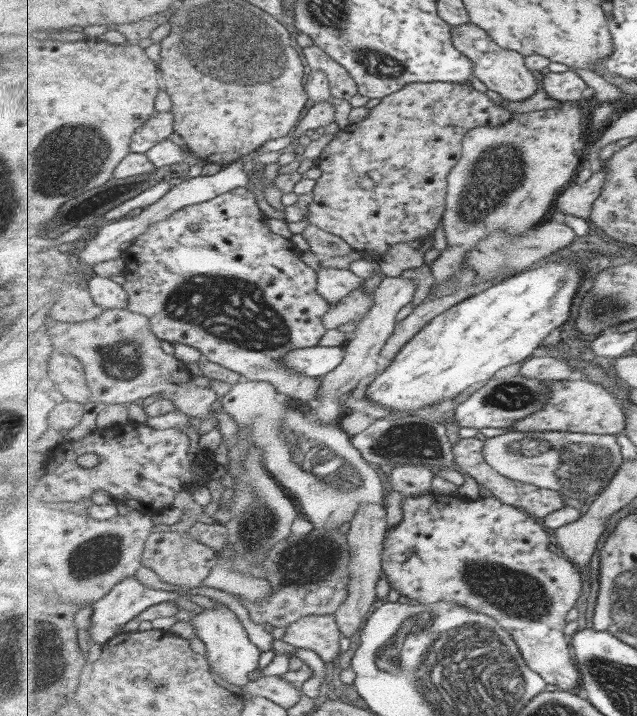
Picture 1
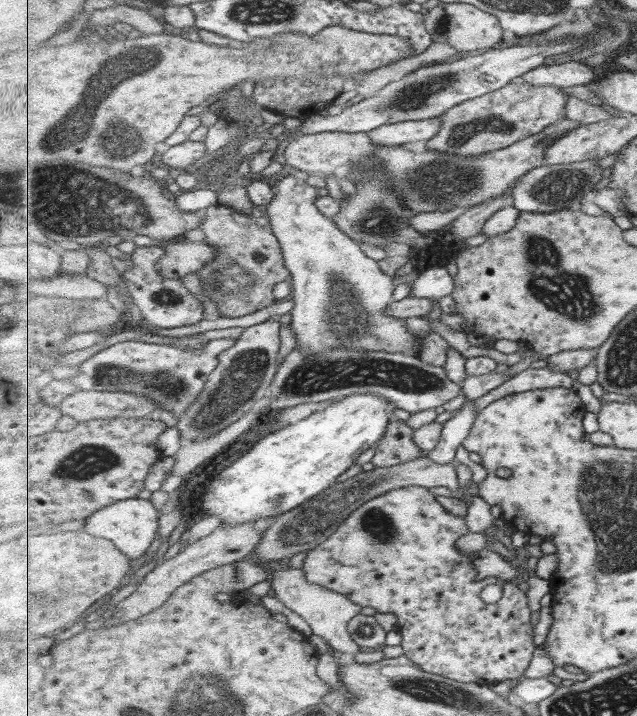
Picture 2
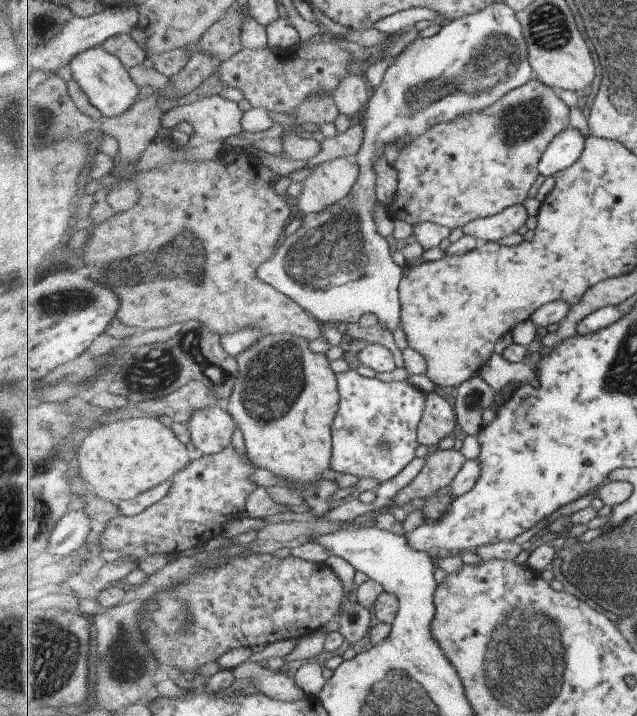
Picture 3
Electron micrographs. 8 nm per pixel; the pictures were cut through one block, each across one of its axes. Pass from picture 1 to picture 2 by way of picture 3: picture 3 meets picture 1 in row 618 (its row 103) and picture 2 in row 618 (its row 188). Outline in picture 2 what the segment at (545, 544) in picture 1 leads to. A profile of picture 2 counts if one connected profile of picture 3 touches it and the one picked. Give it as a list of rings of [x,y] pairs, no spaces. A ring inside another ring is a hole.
[[[406,486],[403,488],[396,488],[389,492],[376,496],[373,500],[366,502],[360,506],[351,516],[343,522],[343,524],[328,538],[323,544],[312,548],[306,553],[303,560],[302,570],[306,579],[319,586],[330,588],[339,594],[347,596],[351,601],[361,606],[375,607],[378,612],[387,612],[387,614],[394,614],[397,617],[397,629],[401,635],[401,648],[405,650],[405,656],[409,660],[413,660],[415,664],[421,666],[427,672],[452,678],[459,682],[472,682],[479,684],[490,684],[496,681],[515,682],[524,676],[524,672],[529,668],[532,658],[536,653],[535,634],[533,634],[533,611],[529,609],[527,604],[526,593],[523,589],[518,589],[515,582],[510,583],[504,579],[496,576],[488,576],[486,579],[479,579],[479,573],[476,569],[476,558],[473,553],[467,553],[457,550],[457,540],[461,536],[465,536],[469,530],[467,529],[466,517],[455,517],[441,506],[441,502],[437,502],[435,493],[424,486]],[[497,584],[503,588],[502,597],[495,604],[487,604],[481,600],[481,592],[491,586]]]

